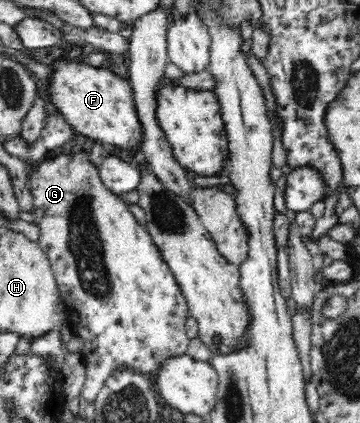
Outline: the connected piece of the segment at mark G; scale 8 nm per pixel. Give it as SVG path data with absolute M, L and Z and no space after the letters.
M67 149L48 155L28 178L33 196L33 223L39 227L38 245L47 255L51 272L66 308L66 320L75 336L84 340L82 358L86 377L79 399L94 404L107 379L117 372L155 374L163 364L187 354L190 337L186 333L189 313L174 272L146 227L141 226L121 196L107 191L87 152L71 154Z

